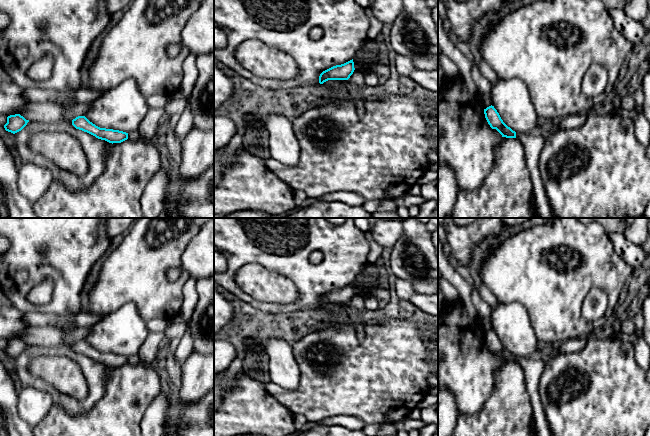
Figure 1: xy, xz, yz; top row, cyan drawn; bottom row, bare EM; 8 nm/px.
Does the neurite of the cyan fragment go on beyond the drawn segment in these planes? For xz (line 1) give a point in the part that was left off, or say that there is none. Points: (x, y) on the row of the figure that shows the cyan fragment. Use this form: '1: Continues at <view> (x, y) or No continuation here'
1: No continuation here

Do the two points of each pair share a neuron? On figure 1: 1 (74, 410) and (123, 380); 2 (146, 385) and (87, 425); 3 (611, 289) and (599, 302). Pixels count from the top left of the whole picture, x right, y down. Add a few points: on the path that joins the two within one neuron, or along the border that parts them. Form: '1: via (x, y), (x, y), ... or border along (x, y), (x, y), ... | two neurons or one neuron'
1: border along (109, 368), (105, 394), (90, 409) | two neurons
2: via (131, 397), (102, 425) | one neuron
3: border along (592, 287), (598, 287), (607, 296), (603, 316) | two neurons

